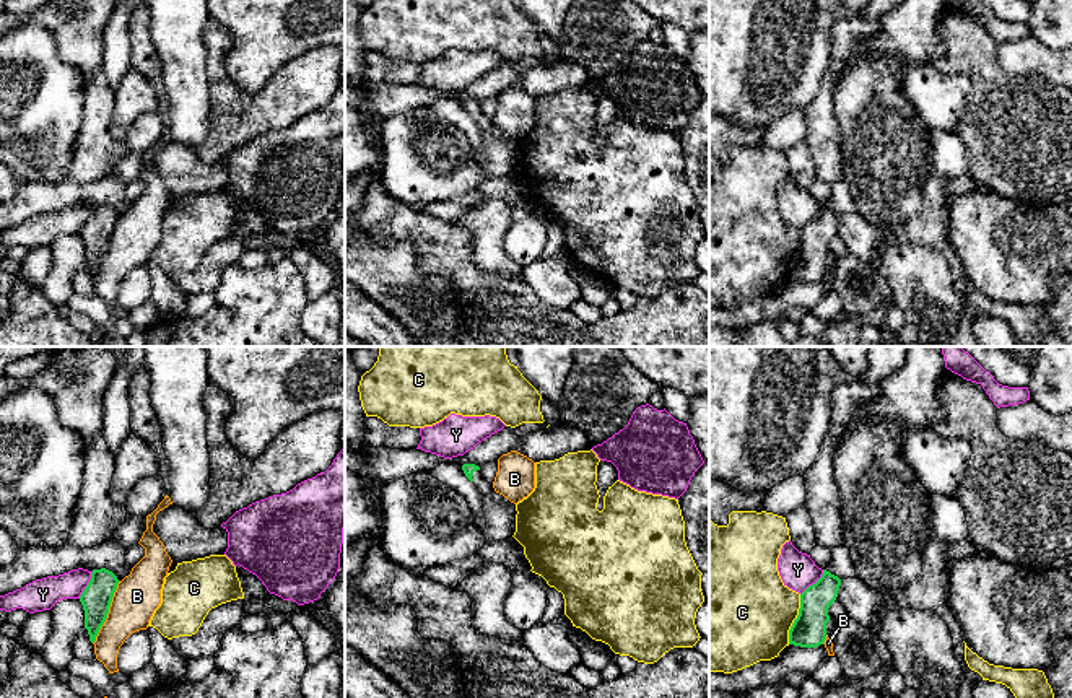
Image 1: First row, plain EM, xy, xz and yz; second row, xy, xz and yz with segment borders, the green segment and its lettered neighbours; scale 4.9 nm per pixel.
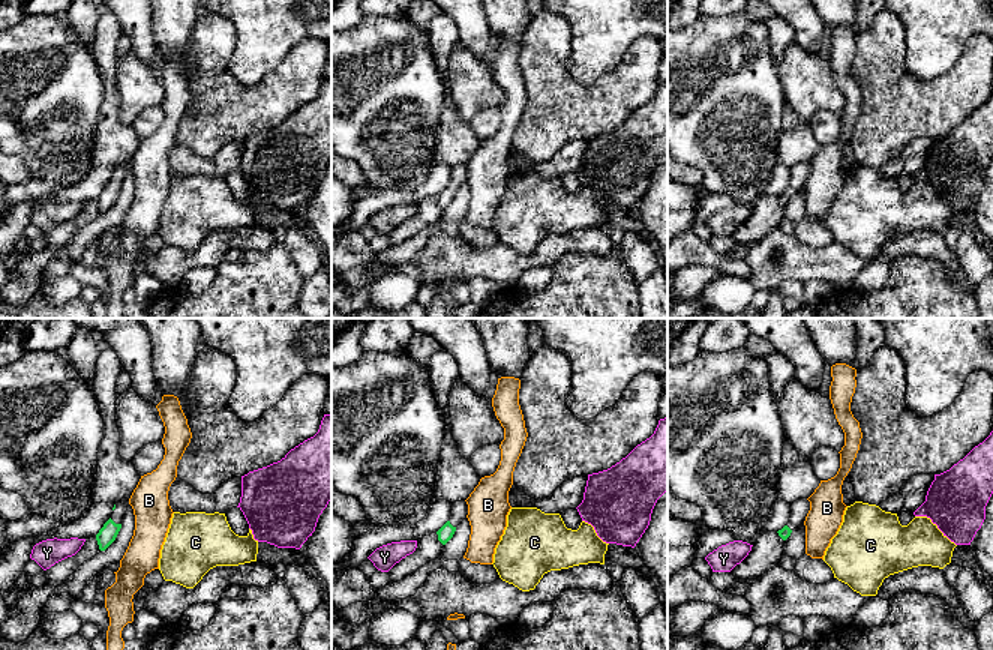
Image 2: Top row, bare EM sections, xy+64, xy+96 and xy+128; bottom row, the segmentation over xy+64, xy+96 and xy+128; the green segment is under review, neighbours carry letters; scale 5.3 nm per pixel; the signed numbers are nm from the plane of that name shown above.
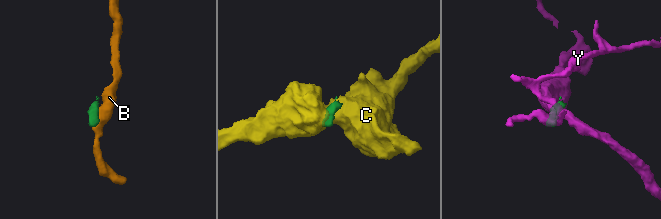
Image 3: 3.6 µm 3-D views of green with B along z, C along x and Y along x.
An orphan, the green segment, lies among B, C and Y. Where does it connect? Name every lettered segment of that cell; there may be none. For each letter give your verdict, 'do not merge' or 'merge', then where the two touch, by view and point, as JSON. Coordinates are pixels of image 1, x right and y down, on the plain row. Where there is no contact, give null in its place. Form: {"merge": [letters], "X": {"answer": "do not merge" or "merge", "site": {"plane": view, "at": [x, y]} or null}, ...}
{"merge": [], "B": {"answer": "do not merge", "site": {"plane": "xy", "at": [108, 248]}}, "C": {"answer": "do not merge", "site": {"plane": "yz", "at": [796, 254]}}, "Y": {"answer": "do not merge", "site": {"plane": "yz", "at": [815, 218]}}}

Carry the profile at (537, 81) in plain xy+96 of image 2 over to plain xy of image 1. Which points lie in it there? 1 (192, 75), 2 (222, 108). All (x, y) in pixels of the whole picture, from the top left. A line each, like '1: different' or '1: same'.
1: different
2: same

